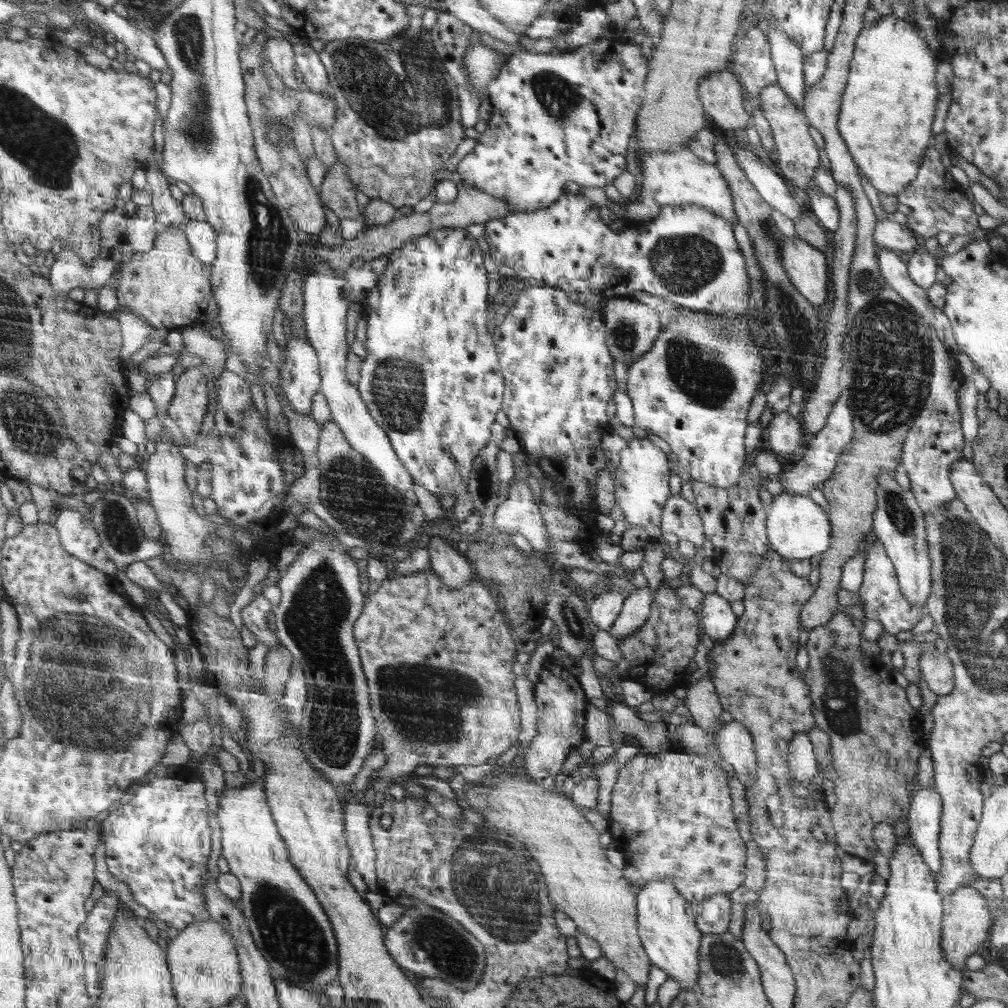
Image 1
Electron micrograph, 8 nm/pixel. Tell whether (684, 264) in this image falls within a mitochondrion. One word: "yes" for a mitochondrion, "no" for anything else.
yes

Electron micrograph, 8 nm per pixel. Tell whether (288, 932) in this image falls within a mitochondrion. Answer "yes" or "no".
yes

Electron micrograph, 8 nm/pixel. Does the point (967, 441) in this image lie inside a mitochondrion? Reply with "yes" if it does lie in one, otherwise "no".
no

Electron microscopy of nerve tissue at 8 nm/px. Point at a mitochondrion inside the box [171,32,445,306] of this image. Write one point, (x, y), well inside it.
(268, 239)

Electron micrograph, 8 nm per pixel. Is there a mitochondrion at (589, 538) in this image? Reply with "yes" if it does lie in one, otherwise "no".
no

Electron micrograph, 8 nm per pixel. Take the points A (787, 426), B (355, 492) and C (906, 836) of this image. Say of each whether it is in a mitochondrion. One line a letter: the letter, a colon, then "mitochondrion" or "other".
A: other
B: mitochondrion
C: other

